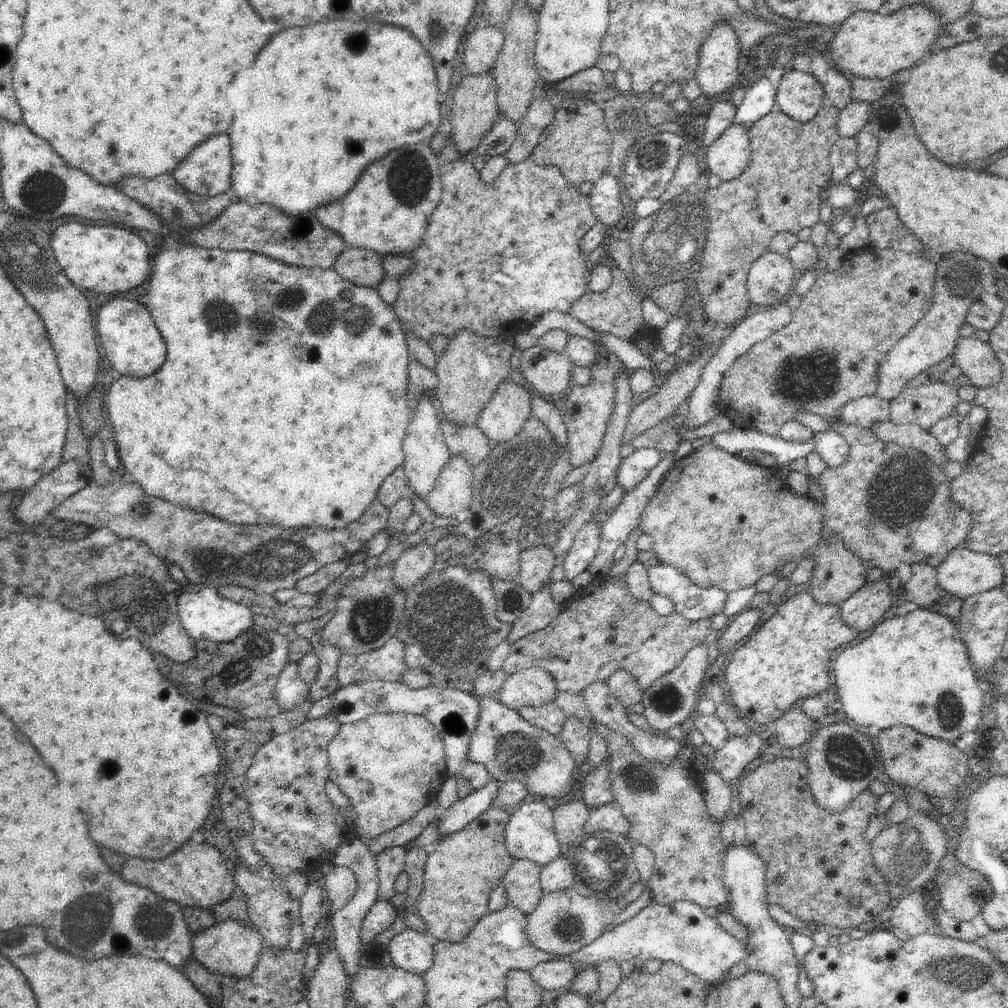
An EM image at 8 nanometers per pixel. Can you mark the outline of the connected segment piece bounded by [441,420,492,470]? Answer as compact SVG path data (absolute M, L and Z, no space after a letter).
M441 420L441 429L449 447L450 456L463 456L472 470L488 458L492 448L489 438L479 429L478 424L458 429L448 421Z

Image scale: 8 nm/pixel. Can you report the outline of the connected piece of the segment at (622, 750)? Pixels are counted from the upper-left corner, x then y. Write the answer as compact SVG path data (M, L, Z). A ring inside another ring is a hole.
M596 723L596 726L607 740L609 781L611 792L615 796L614 803L631 824L631 832L626 837L633 847L647 846L655 856L655 865L647 884L652 892L652 900L661 905L690 901L703 909L727 903L730 900L730 891L723 879L726 855L722 846L720 824L709 817L702 791L687 777L679 756L671 759L670 765L662 767L659 763L646 760L624 735L602 724Z

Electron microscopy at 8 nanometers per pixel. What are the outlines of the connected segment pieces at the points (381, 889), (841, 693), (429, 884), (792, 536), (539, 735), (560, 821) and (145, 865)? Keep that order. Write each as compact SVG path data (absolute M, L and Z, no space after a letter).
M388 847L377 854L378 875L378 901L389 901L396 892L394 881L396 877L407 869L405 864L406 849L404 847Z
M916 609L905 616L884 619L870 636L856 644L844 647L833 665L838 686L837 697L842 702L851 724L878 726L881 730L904 725L923 735L945 741L958 740L964 732L978 730L988 707L985 688L971 662L968 647L960 640L959 630L949 616L932 609Z
M490 807L461 831L447 836L435 848L435 851L427 856L423 889L415 912L425 920L429 930L428 934L434 935L438 941L448 941L449 943L463 941L472 932L482 916L486 916L491 892L496 887L501 886L501 880L515 861L505 845L505 828L510 817L511 811Z
M702 441L697 443L696 450L683 459L678 459L675 466L672 467L667 475L664 477L662 484L656 490L655 495L649 500L648 506L642 511L639 528L644 534L652 536L653 548L651 551L656 555L658 562L663 565L672 565L679 568L682 574L685 574L694 584L697 584L703 589L708 587L718 587L726 594L745 589L746 587L754 587L758 580L762 580L768 574L778 574L781 578L780 572L784 568L784 564L788 562L800 562L809 556L820 542L822 538L822 530L824 528L824 505L823 502L815 499L809 494L796 494L791 486L787 483L788 479L783 478L779 470L774 468L760 466L756 462L740 459L735 454L730 454L712 442Z
M497 697L481 699L480 706L481 717L467 754L469 761L485 766L490 777L500 786L506 782L523 782L534 798L549 796L557 800L576 789L572 776L578 764L557 735L530 724L519 712L502 704Z
M580 797L553 810L555 835L564 849L576 843L576 840L580 838L591 811Z
M191 839L180 850L159 861L138 858L126 860L120 875L127 883L148 889L160 898L177 902L182 908L216 910L233 895L237 886L220 852L211 844L196 843Z

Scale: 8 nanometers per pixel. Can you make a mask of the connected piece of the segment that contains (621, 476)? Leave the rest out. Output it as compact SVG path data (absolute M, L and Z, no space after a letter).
M638 449L620 463L617 484L626 495L632 492L644 480L652 469L658 466L664 454L657 449Z

